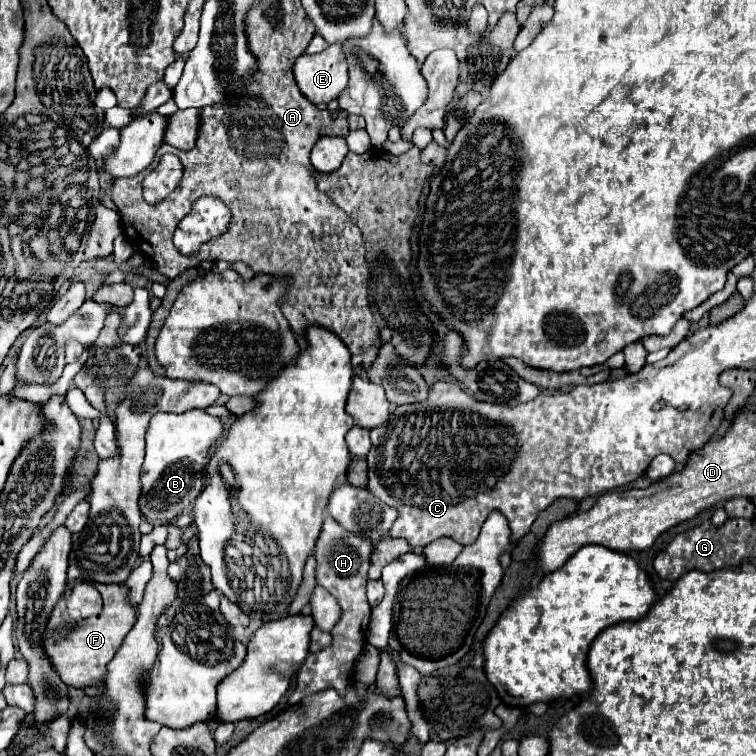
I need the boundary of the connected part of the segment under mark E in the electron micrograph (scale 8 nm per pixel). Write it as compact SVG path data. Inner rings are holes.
M339 43L315 55L303 53L295 61L293 73L301 93L315 105L337 99L347 87L347 61Z

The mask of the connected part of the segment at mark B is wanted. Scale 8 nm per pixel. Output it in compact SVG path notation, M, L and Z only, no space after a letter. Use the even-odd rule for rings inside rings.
M201 409L185 413L155 413L145 433L145 461L141 467L139 511L151 525L165 525L179 517L203 491L207 455L223 437L223 425L217 417Z

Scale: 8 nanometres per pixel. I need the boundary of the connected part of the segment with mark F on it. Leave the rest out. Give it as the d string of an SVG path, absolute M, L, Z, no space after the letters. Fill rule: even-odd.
M97 583L99 593L103 595L103 611L97 617L89 619L71 619L65 609L65 599L61 597L57 605L51 611L51 617L47 621L41 645L61 677L65 685L83 689L87 685L97 685L99 677L107 671L107 663L115 657L117 649L121 647L125 635L131 631L131 625L135 623L135 607L127 603L127 589L125 587L113 587L113 585L101 585Z

